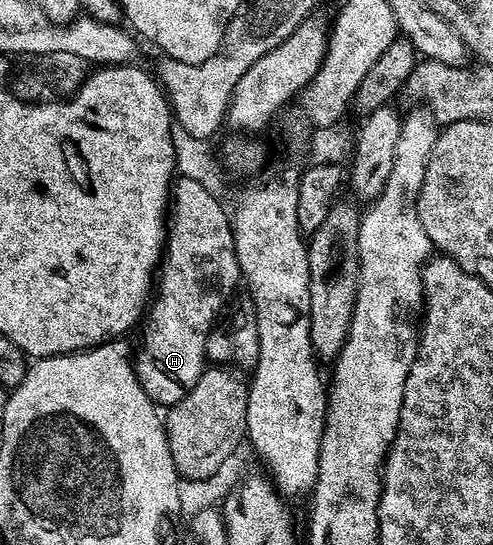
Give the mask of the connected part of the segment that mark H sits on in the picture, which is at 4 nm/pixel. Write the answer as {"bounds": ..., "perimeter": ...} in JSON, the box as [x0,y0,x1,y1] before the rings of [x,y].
{"bounds":[135,176,243,406],"perimeter":[[[181,176],[171,189],[171,215],[167,220],[163,263],[159,268],[155,295],[144,321],[146,324],[145,333],[141,336],[141,349],[138,352],[136,349],[135,352],[137,377],[143,390],[158,406],[179,403],[193,389],[195,382],[199,382],[201,373],[207,367],[207,338],[218,323],[219,317],[226,311],[225,303],[232,298],[237,283],[240,285],[243,280],[237,247],[233,241],[231,216],[228,211],[225,213],[225,208],[219,201],[221,200],[216,195],[206,190],[204,184],[189,177]]]}

